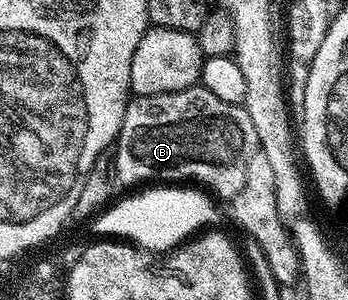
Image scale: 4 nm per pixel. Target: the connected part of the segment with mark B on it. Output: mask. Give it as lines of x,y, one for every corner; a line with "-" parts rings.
195,84
186,90
167,94
139,94
131,97
126,103
124,120
112,153
114,173
121,185
122,182
126,186
134,186
137,182
178,184
183,181
181,178
191,178
194,181
191,183
211,186
206,188
219,199
230,200
236,192
240,192
240,188
244,188
244,172
248,172
248,160
252,160
257,151
256,128
252,128
252,116
248,116
245,105
228,104
220,100
220,96
212,96
212,92
208,92
201,84

